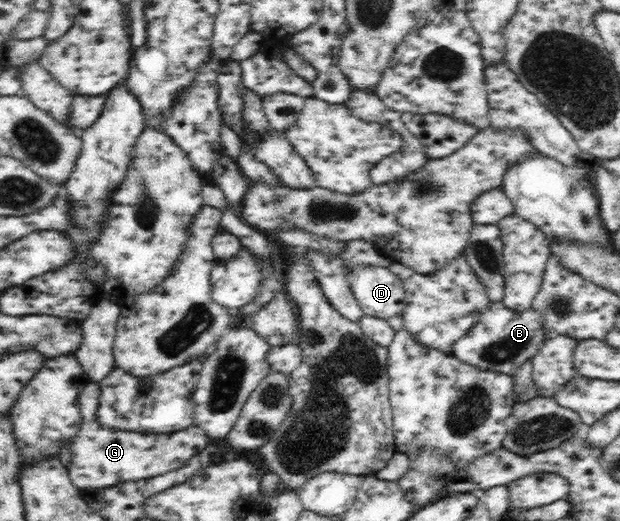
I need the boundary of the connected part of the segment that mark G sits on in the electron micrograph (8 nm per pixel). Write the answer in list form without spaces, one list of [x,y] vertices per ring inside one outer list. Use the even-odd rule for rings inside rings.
[[[91,381],[79,393],[81,422],[77,436],[70,442],[71,460],[68,474],[77,488],[107,488],[127,480],[145,480],[185,466],[195,454],[214,442],[193,424],[173,434],[139,434],[107,428],[97,421],[100,385]]]

